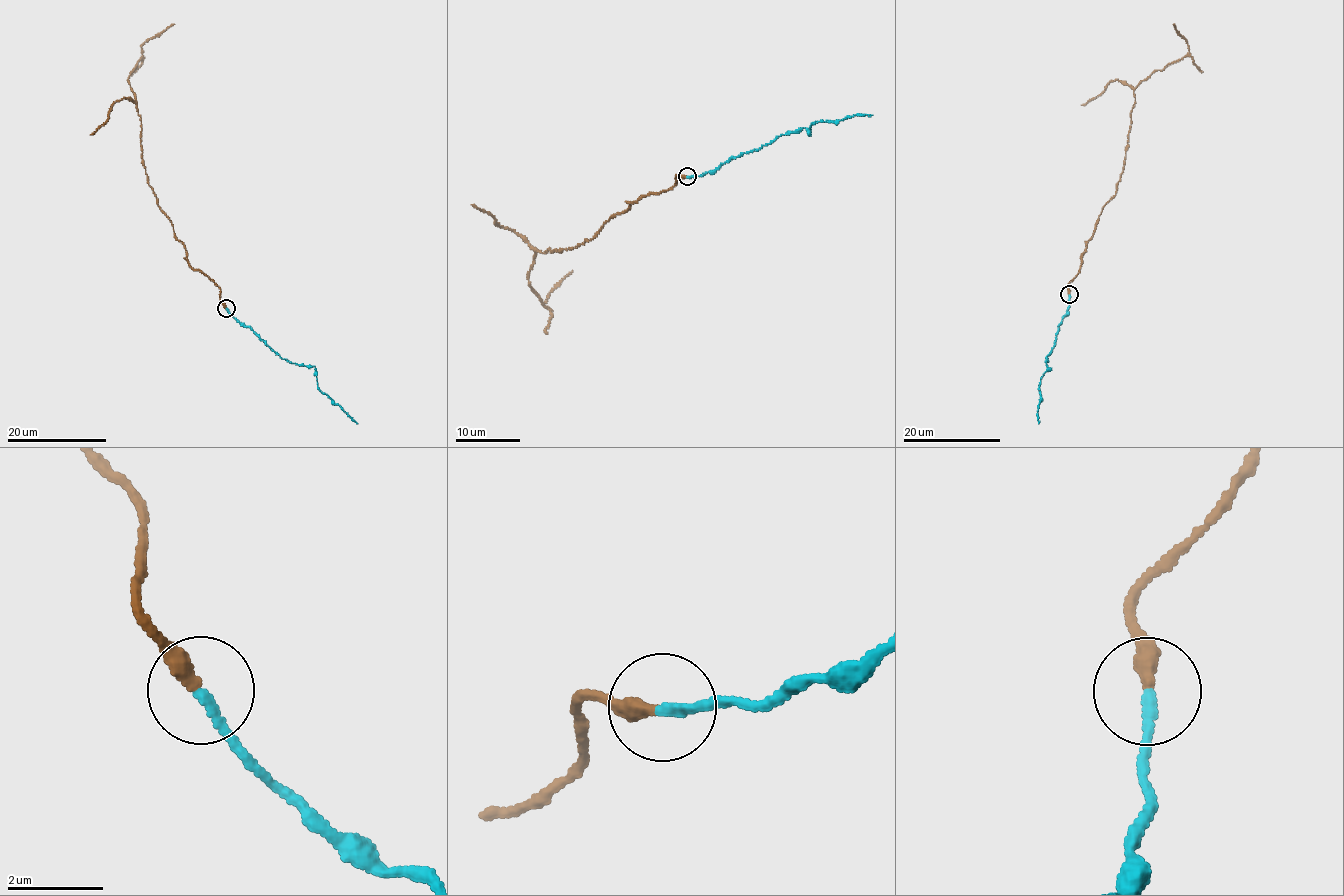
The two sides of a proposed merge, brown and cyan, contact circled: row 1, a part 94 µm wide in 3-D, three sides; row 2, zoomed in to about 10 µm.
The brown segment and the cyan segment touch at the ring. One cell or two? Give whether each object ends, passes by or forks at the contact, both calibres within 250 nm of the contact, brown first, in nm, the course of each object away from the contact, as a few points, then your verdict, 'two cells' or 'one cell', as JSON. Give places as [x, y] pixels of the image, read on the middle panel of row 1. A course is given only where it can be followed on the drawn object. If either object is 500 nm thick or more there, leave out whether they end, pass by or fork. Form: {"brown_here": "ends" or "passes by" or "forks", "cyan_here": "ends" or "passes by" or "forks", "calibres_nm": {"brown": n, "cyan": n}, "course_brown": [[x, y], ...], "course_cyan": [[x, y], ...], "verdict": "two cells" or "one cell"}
{"brown_here": "ends", "cyan_here": "ends", "calibres_nm": {"brown": 360, "cyan": 200}, "course_brown": [[687, 176], [610, 218], [591, 239], [538, 249], [528, 285], [548, 308], [572, 270]], "course_cyan": [[687, 176], [702, 176], [782, 134], [803, 128], [809, 131], [813, 124], [872, 115]], "verdict": "one cell"}

